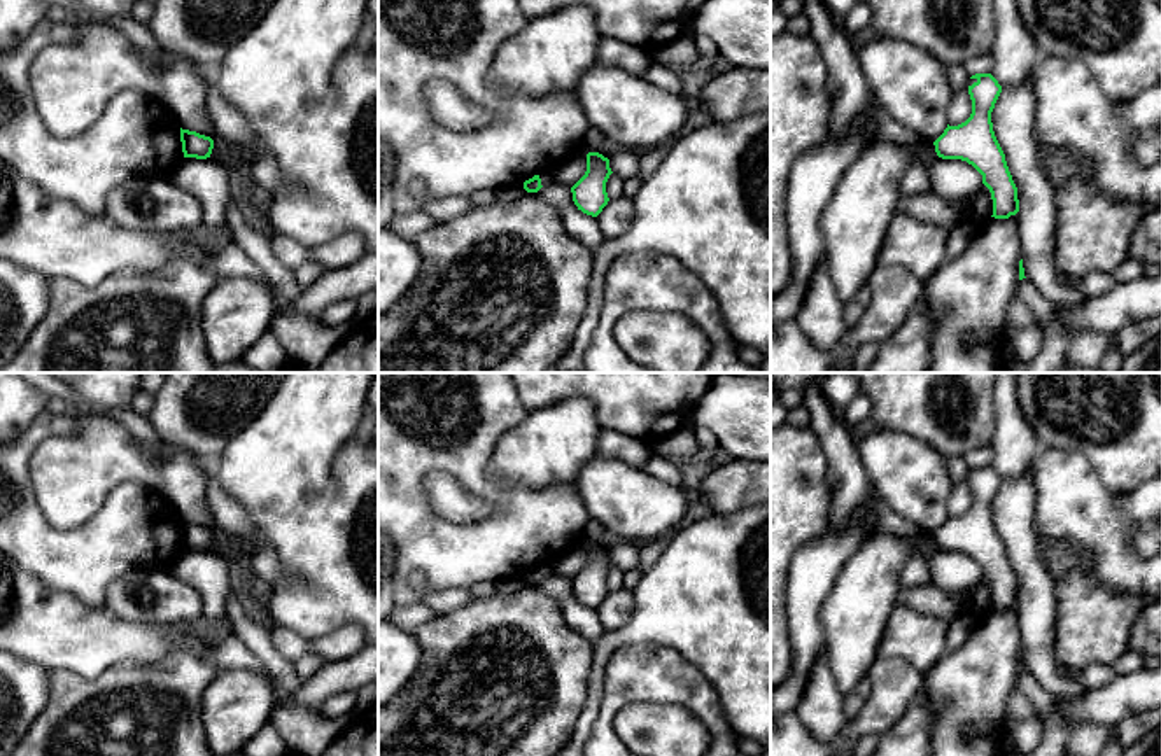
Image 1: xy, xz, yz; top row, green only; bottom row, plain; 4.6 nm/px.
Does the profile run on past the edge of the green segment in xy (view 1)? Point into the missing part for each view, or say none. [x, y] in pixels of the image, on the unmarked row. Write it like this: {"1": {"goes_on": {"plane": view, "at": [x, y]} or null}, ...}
{"1": {"goes_on": null}}

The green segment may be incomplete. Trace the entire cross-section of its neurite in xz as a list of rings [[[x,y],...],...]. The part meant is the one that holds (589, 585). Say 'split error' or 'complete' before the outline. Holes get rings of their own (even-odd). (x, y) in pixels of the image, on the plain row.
complete; [[[599,544],[587,546],[587,564],[571,579],[573,593],[587,607],[597,609],[608,597],[606,574],[611,567],[609,551]]]

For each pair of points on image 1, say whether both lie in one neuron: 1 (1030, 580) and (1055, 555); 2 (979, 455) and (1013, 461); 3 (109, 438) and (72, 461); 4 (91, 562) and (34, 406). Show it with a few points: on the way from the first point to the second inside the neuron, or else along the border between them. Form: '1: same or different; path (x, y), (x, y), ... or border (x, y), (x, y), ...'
1: different; border (1037, 541), (1041, 562), (1053, 581), (1055, 604)
2: different; border (988, 447), (992, 452), (990, 464)
3: same; path (100, 447), (86, 461), (81, 461)
4: different; border (46, 410), (18, 436)

